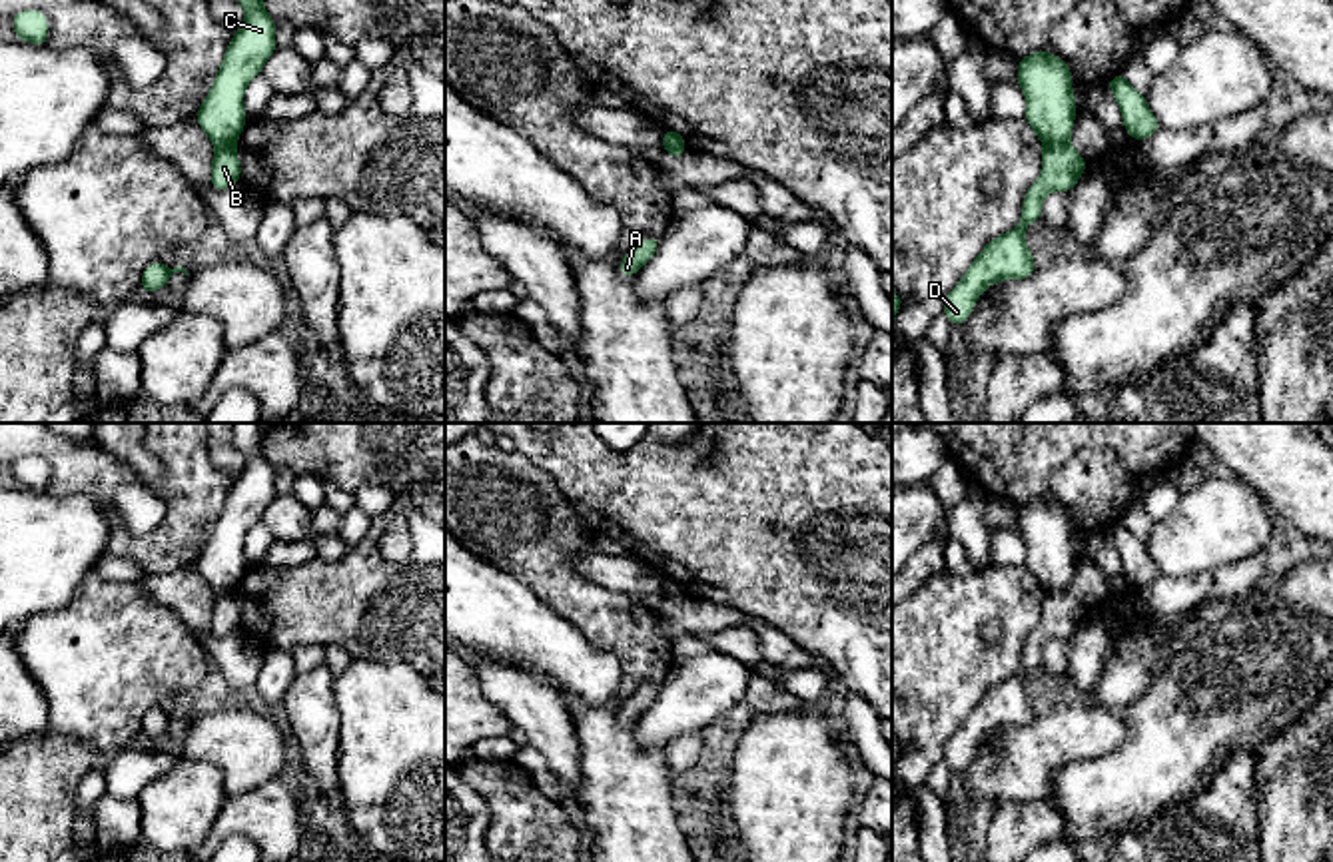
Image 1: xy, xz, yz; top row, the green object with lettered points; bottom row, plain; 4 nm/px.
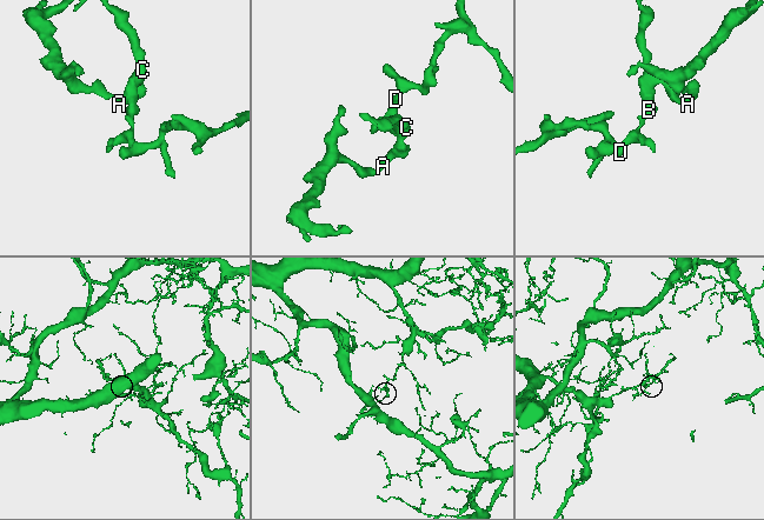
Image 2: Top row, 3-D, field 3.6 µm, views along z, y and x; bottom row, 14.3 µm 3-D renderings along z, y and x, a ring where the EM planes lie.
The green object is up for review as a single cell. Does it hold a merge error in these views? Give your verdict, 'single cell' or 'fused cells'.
fused cells

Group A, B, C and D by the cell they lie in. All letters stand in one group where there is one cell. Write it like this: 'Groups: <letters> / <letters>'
Groups: A C / B D

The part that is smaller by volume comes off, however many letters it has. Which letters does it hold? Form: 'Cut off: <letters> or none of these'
Cut off: A, C

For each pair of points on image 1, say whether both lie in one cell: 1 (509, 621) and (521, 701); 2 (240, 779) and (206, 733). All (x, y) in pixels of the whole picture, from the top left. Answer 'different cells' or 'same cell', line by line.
1: different cells
2: same cell

